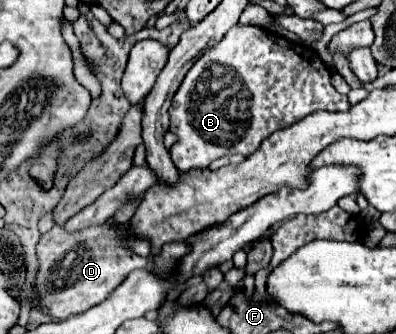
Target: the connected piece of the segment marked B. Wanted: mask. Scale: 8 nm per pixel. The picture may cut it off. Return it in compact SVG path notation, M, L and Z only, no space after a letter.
M237 24L227 32L227 36L201 56L185 80L181 82L177 94L173 96L169 116L171 132L179 138L171 146L171 160L179 172L189 172L193 168L207 168L213 160L229 154L249 156L259 150L261 142L269 138L275 130L287 128L315 110L339 112L349 106L347 96L339 94L331 86L331 70L321 62L319 54L313 48L285 40L279 34L267 34L259 26Z

